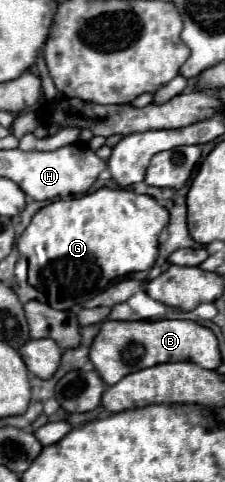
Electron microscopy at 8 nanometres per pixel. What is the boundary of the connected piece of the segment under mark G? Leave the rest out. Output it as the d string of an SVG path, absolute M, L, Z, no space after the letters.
M100 188L80 198L56 200L38 210L28 228L18 238L18 252L28 260L28 284L46 294L56 310L72 310L72 304L94 298L112 280L132 272L148 270L158 256L158 234L168 224L168 210L152 196L136 194L126 188Z

